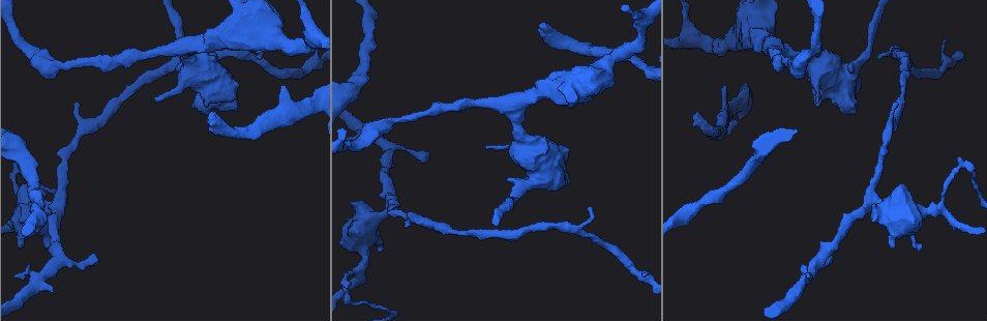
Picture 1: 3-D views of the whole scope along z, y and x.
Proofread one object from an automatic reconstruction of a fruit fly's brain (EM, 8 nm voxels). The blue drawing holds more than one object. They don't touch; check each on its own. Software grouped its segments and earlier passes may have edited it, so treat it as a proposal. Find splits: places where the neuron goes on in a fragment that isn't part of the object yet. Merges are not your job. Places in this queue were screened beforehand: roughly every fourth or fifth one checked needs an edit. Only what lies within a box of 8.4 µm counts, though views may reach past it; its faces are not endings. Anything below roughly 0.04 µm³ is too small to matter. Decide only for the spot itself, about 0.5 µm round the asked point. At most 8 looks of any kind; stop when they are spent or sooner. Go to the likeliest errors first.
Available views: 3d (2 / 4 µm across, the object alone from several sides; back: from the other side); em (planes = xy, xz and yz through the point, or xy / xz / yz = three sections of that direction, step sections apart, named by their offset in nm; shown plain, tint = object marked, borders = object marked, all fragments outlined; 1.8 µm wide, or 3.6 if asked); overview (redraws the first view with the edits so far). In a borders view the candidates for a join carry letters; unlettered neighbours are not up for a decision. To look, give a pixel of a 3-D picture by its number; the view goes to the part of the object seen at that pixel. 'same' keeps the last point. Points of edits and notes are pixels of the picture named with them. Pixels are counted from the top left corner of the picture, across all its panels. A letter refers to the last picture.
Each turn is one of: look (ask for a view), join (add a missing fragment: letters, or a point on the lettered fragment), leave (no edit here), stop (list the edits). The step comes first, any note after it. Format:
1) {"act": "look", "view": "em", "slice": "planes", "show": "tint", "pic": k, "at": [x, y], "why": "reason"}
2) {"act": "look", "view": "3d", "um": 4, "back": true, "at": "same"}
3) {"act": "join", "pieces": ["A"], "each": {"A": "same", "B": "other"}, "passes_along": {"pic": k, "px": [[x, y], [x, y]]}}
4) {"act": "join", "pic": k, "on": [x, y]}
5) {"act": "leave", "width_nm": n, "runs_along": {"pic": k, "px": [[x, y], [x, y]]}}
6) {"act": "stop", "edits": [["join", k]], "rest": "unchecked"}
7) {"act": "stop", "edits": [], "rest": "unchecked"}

{"act": "look", "view": "3d", "um": 2, "pic": 1, "at": [893, 103], "why": "branch stops here"}

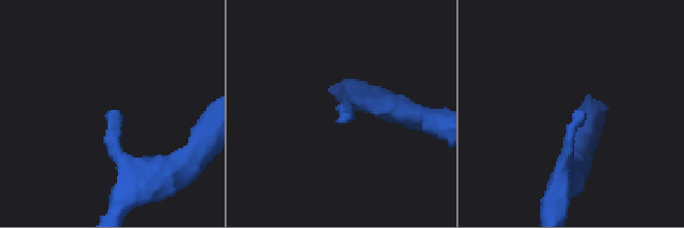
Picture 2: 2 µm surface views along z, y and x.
{"act": "look", "view": "em", "um": 3.6, "slice": "planes", "show": "plain", "pic": 2, "at": [575, 111]}

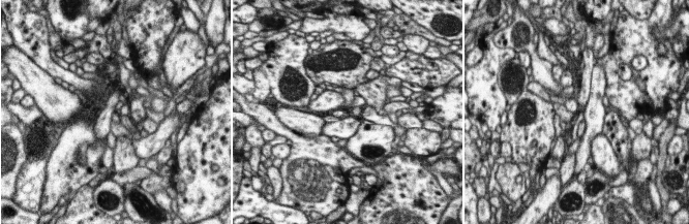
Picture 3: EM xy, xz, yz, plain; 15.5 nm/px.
{"act": "look", "view": "em", "um": 3.6, "slice": "planes", "show": "borders", "at": "same", "why": "what lies round it"}

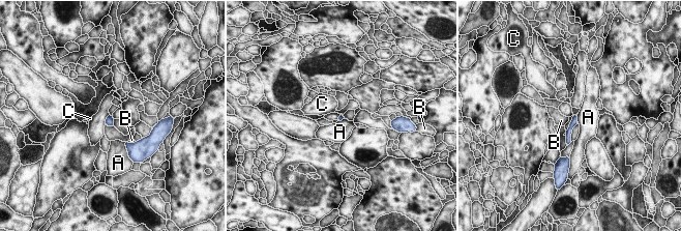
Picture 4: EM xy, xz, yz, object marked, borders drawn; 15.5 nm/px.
{"act": "leave", "each": {"A": "other", "B": "other", "C": "other"}, "runs_along": {"pic": 4, "px": [[575, 116], [568, 132], [567, 143]]}, "found": "no lettered fragment goes on from it"}

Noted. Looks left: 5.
{"act": "look", "view": "em", "um": 3.6, "slice": "planes", "show": "borders", "pic": 1, "at": [193, 106], "why": "stops while still wide"}

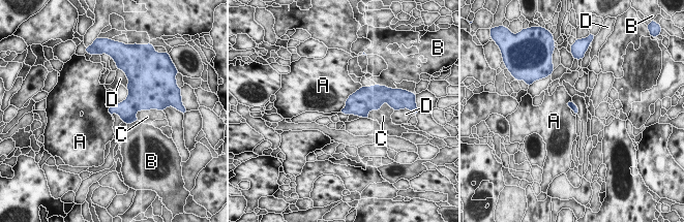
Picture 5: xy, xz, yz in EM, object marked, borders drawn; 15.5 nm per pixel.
{"act": "leave", "longest_contact_nm": ["A", 400], "each": {"A": "other", "B": "other", "C": "other", "D": "other"}, "border": {"pic": 5, "px": [[362, 87], [352, 93], [345, 104]]}, "found": "none of them fits"}

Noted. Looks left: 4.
{"act": "look", "view": "em", "um": 3.6, "slice": "xz", "step": 4, "show": "borders", "pic": 1, "at": [893, 247], "why": "an open end"}

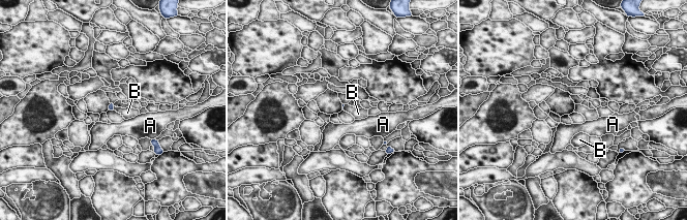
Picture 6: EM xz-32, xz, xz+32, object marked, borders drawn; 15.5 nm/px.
{"act": "look", "view": "em", "um": 3.6, "slice": "planes", "show": "borders", "at": "same"}

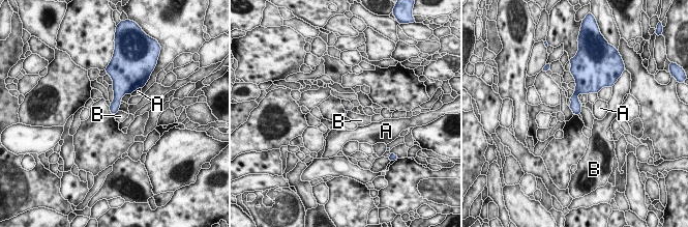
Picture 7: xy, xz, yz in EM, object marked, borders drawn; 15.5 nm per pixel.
{"act": "leave", "longest_contact_nm": ["A", 160], "each": {"A": "other", "B": "other"}, "border": {"pic": 7, "px": [[119, 111], [114, 114]]}, "found": "none of them fits"}

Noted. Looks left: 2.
{"act": "stop", "edits": [], "rest": "unchecked"}

